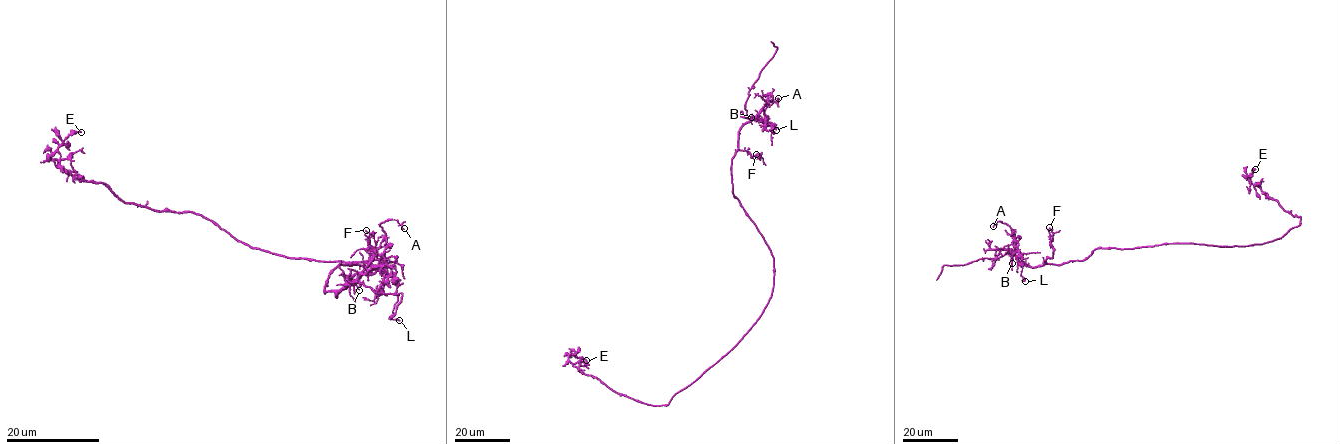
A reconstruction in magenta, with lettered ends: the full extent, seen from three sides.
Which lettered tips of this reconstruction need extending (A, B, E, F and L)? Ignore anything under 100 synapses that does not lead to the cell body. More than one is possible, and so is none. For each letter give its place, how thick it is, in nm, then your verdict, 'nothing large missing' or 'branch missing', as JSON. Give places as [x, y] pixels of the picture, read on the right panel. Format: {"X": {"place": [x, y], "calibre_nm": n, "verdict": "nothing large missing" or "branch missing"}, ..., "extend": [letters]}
{"A": {"place": [993, 226], "calibre_nm": 130, "verdict": "nothing large missing"}, "B": {"place": [1012, 263], "calibre_nm": 100, "verdict": "nothing large missing"}, "E": {"place": [1255, 169], "calibre_nm": 160, "verdict": "nothing large missing"}, "F": {"place": [1049, 227], "calibre_nm": 90, "verdict": "nothing large missing"}, "L": {"place": [1025, 281], "calibre_nm": 100, "verdict": "nothing large missing"}, "extend": []}

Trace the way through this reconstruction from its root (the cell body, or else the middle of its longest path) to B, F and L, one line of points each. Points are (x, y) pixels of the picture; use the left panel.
B: (391, 256), (396, 260), (374, 266), (339, 264), (325, 285), (337, 296), (356, 274), (351, 282), (359, 290)
F: (391, 256), (396, 260), (374, 266), (339, 264), (325, 292), (346, 289), (371, 269), (374, 253), (366, 230)
L: (391, 256), (339, 264), (325, 292), (385, 271), (397, 286), (391, 318), (399, 320)

